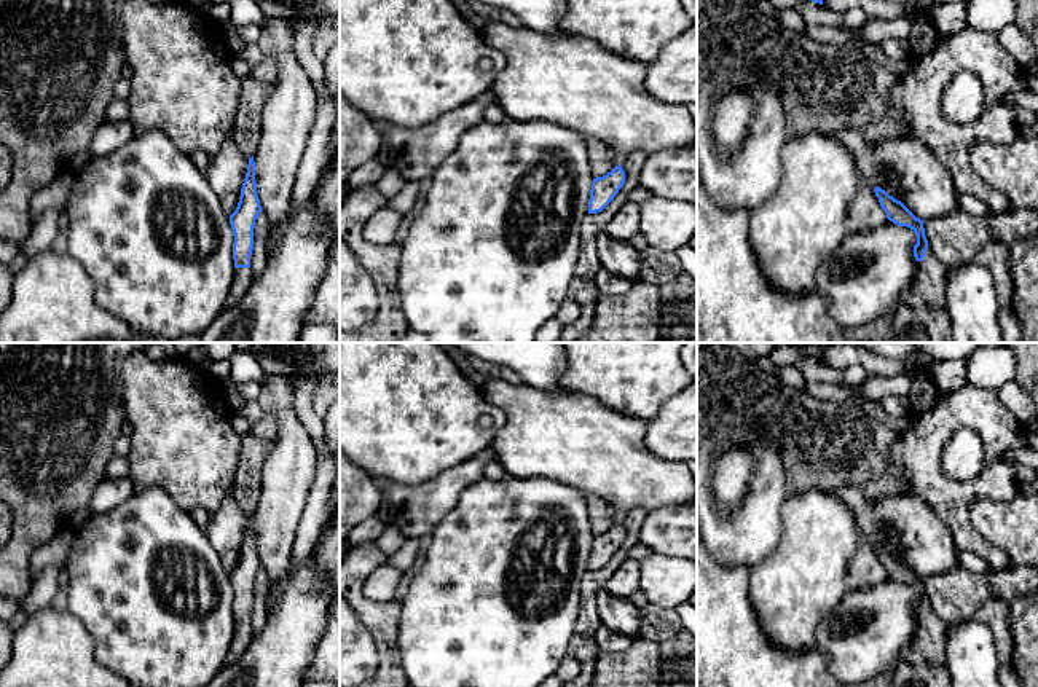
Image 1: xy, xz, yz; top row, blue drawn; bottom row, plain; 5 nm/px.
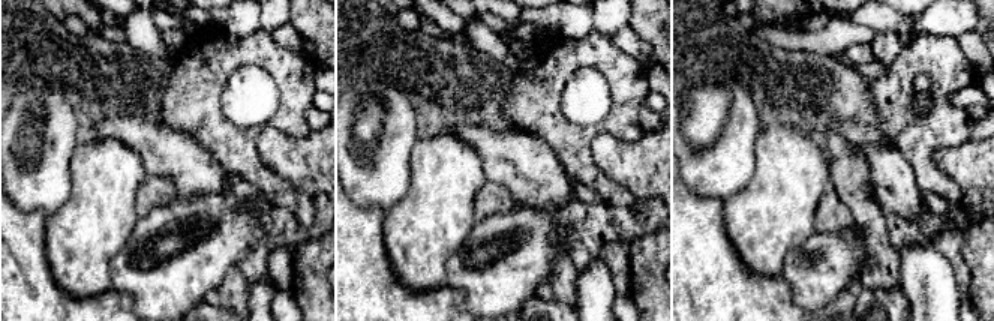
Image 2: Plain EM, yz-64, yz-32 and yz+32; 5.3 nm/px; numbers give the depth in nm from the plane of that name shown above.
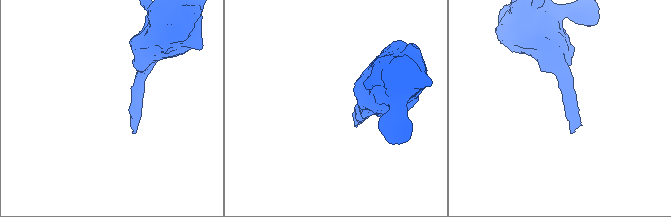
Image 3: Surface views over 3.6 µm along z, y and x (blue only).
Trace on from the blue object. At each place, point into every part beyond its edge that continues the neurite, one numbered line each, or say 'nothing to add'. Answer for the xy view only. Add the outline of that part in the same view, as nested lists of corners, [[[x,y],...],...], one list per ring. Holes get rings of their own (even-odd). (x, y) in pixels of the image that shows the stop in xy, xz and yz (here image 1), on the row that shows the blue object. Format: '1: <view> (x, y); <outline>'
1: xy (243, 279); [[[236,268],[234,279],[230,289],[231,300],[239,300],[252,285],[255,276],[250,268]]]

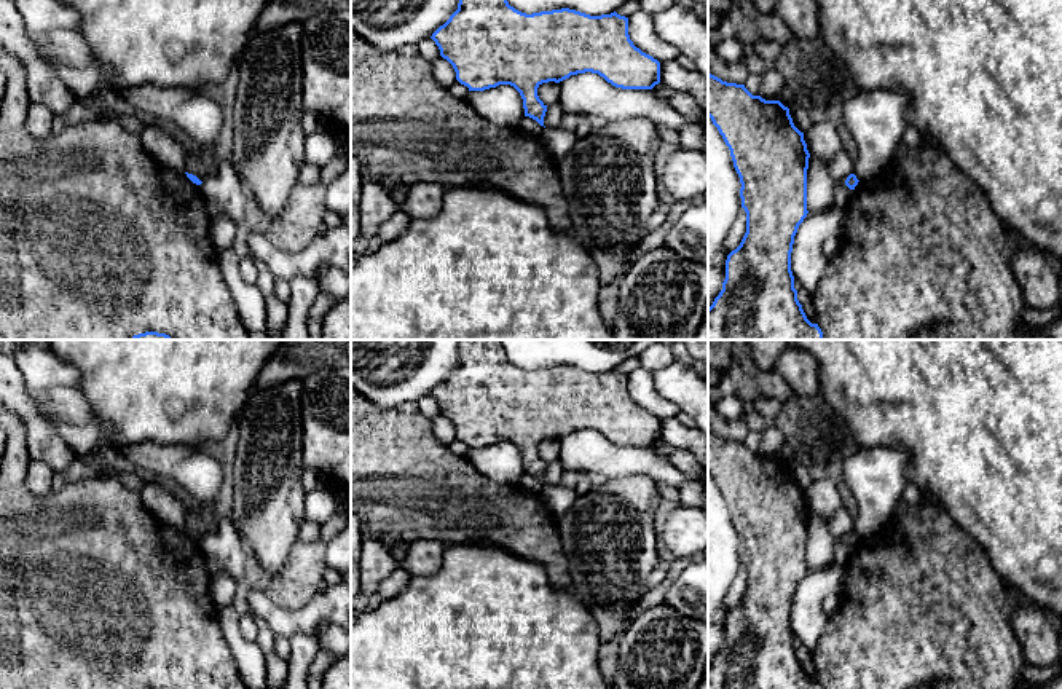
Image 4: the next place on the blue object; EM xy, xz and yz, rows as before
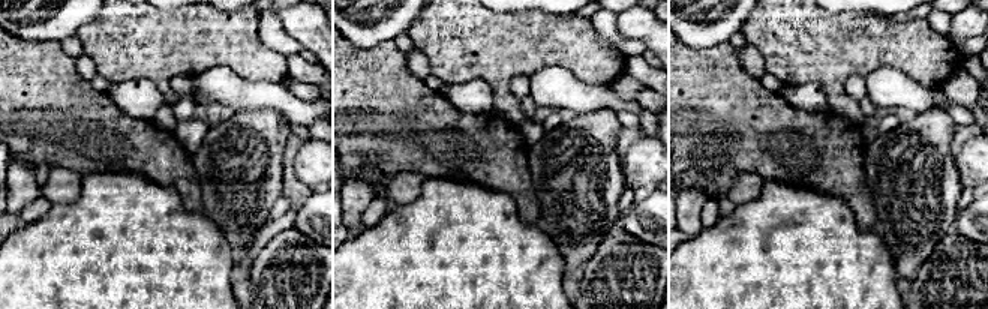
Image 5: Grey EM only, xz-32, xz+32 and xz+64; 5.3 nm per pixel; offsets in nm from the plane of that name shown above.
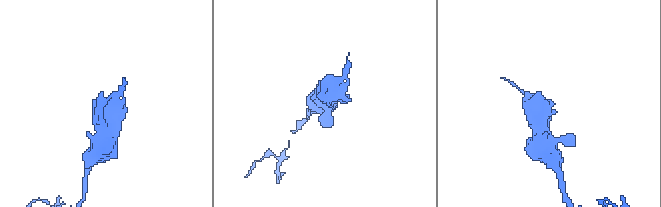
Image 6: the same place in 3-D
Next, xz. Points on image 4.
nothing to add

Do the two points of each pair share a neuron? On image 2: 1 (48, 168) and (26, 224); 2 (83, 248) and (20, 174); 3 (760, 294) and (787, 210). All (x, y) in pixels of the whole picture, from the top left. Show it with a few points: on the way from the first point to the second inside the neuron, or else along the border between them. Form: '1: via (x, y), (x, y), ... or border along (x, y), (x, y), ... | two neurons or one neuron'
1: border along (15, 204), (23, 210), (42, 210), (47, 215) | two neurons
2: border along (72, 182), (69, 197), (47, 216) | two neurons
3: border along (738, 254), (750, 270), (781, 276) | two neurons

